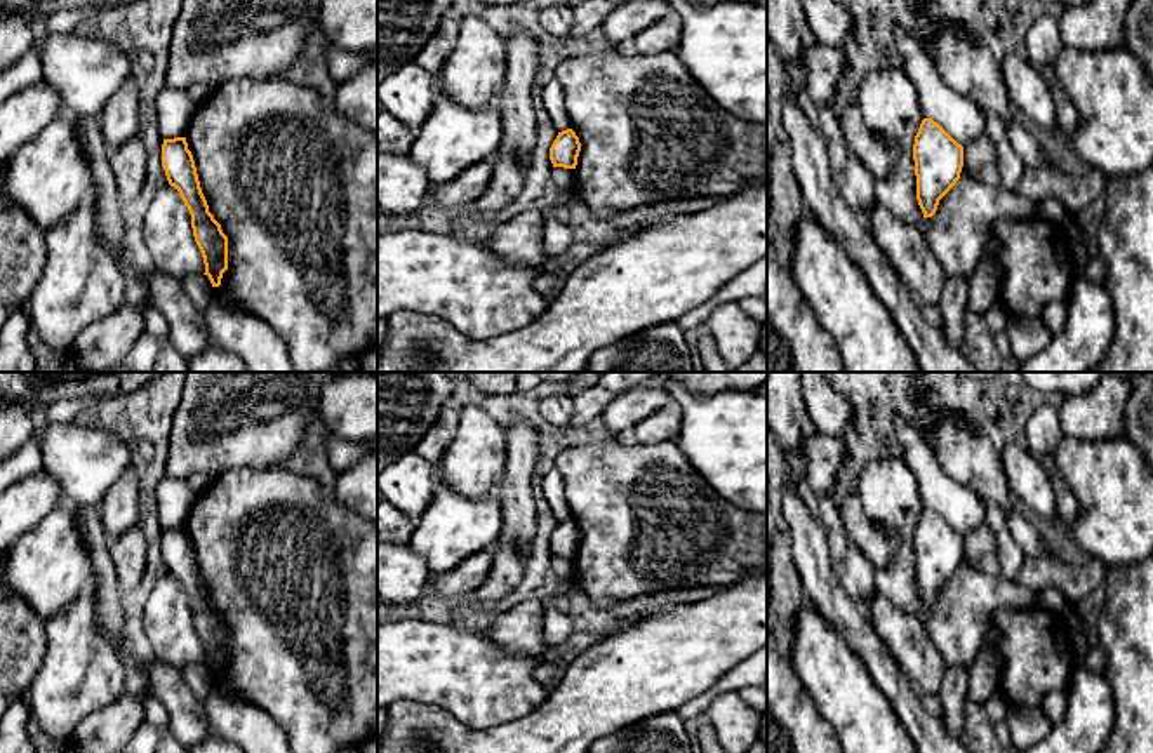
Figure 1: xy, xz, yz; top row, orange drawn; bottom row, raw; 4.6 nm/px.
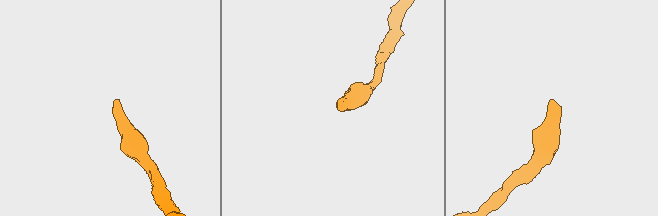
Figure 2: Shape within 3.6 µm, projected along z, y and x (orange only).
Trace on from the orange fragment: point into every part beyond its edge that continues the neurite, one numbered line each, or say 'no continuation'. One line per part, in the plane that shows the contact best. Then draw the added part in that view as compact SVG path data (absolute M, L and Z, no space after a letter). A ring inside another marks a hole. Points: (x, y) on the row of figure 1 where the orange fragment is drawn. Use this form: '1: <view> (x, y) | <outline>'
no continuation

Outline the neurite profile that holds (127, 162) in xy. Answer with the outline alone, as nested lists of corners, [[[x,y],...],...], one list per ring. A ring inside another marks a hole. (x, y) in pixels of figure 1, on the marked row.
[[[137,137],[110,153],[110,169],[115,176],[122,205],[134,200],[146,183],[146,151]]]

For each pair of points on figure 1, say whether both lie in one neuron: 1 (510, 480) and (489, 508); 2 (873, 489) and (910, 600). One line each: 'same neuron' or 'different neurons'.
1: different neurons
2: same neuron

